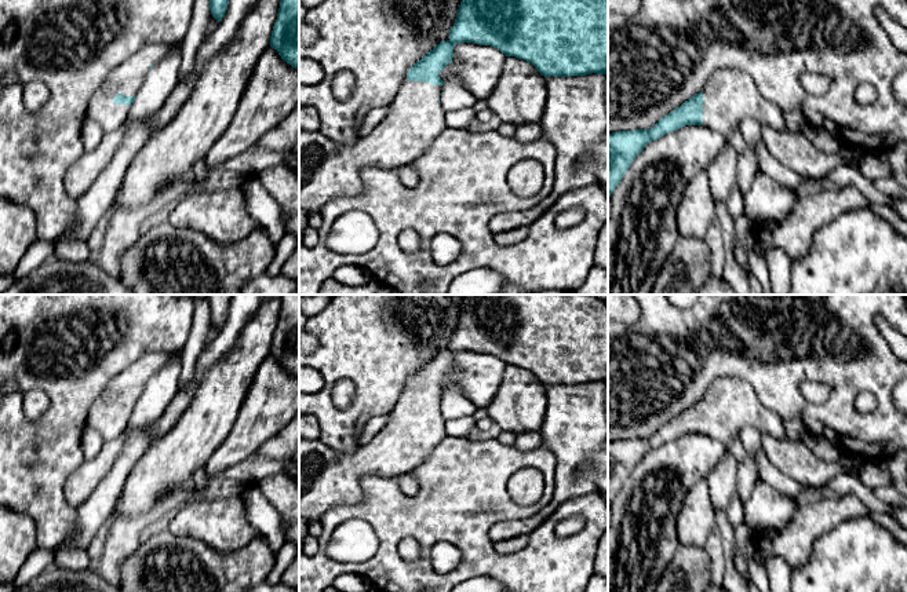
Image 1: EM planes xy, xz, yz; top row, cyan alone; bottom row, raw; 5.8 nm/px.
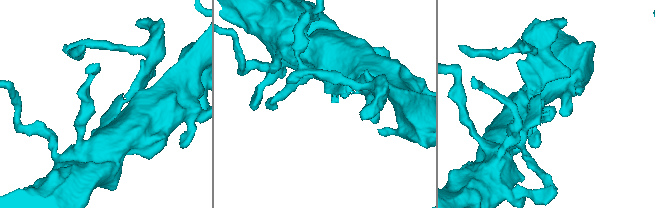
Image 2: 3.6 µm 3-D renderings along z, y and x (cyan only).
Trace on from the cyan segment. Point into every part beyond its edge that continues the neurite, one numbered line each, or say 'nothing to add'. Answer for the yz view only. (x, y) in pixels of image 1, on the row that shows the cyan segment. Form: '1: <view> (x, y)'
1: yz (729, 95)

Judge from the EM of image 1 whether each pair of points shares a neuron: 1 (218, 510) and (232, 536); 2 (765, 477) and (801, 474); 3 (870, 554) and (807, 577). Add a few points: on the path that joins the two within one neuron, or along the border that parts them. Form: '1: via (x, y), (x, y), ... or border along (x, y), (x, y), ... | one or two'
1: via (218, 516), (218, 521), (226, 529) | one
2: border along (764, 450), (773, 466), (804, 486) | two
3: via (855, 569), (847, 577), (822, 577) | one

